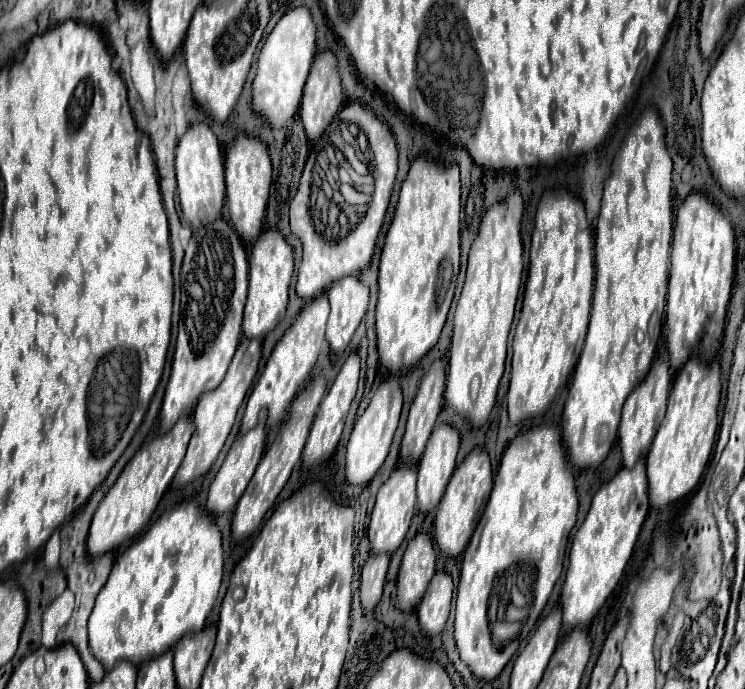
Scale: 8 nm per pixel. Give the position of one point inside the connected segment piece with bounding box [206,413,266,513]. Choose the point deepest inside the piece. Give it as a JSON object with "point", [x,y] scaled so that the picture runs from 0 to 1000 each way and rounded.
{"point":[325,666]}

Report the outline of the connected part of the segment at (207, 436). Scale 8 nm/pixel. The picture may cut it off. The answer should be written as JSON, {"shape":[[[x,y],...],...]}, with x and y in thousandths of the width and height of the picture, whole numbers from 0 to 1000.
{"shape":[[[328,492],[322,498],[322,504],[317,507],[314,518],[306,533],[305,541],[301,547],[301,553],[285,567],[285,570],[274,570],[274,576],[268,576],[263,594],[260,594],[260,617],[263,617],[263,634],[258,634],[255,646],[252,646],[252,655],[250,655],[250,663],[242,675],[242,681],[236,684],[234,689],[234,701],[236,707],[242,704],[250,704],[255,698],[260,698],[263,692],[271,692],[279,687],[282,675],[287,672],[287,666],[293,663],[311,617],[314,617],[314,608],[317,608],[317,599],[341,553],[341,544],[346,538],[346,531],[350,520],[350,501],[346,493],[340,492],[333,495]]]}

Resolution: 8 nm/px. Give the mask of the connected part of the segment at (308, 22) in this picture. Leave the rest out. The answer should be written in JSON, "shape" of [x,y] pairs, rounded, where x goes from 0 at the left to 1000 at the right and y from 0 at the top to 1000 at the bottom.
{"shape":[[[397,10],[373,30],[368,45],[357,57],[346,83],[344,115],[338,120],[338,155],[344,164],[354,167],[365,184],[379,184],[400,161],[405,144],[405,126],[411,120],[421,80],[424,80],[424,39],[419,22],[411,10]]]}

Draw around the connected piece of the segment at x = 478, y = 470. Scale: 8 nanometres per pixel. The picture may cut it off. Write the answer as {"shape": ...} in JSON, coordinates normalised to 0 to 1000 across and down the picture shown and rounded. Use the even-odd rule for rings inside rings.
{"shape":[[[639,649],[626,660],[626,666],[607,687],[604,701],[601,701],[601,707],[596,713],[596,721],[593,721],[593,727],[588,733],[588,742],[585,742],[583,779],[585,779],[585,788],[588,788],[593,803],[615,808],[626,797],[626,791],[634,779],[634,771],[642,762],[642,753],[644,753],[644,747],[652,736],[650,727],[655,727],[658,713],[660,713],[658,663],[647,649]]]}

